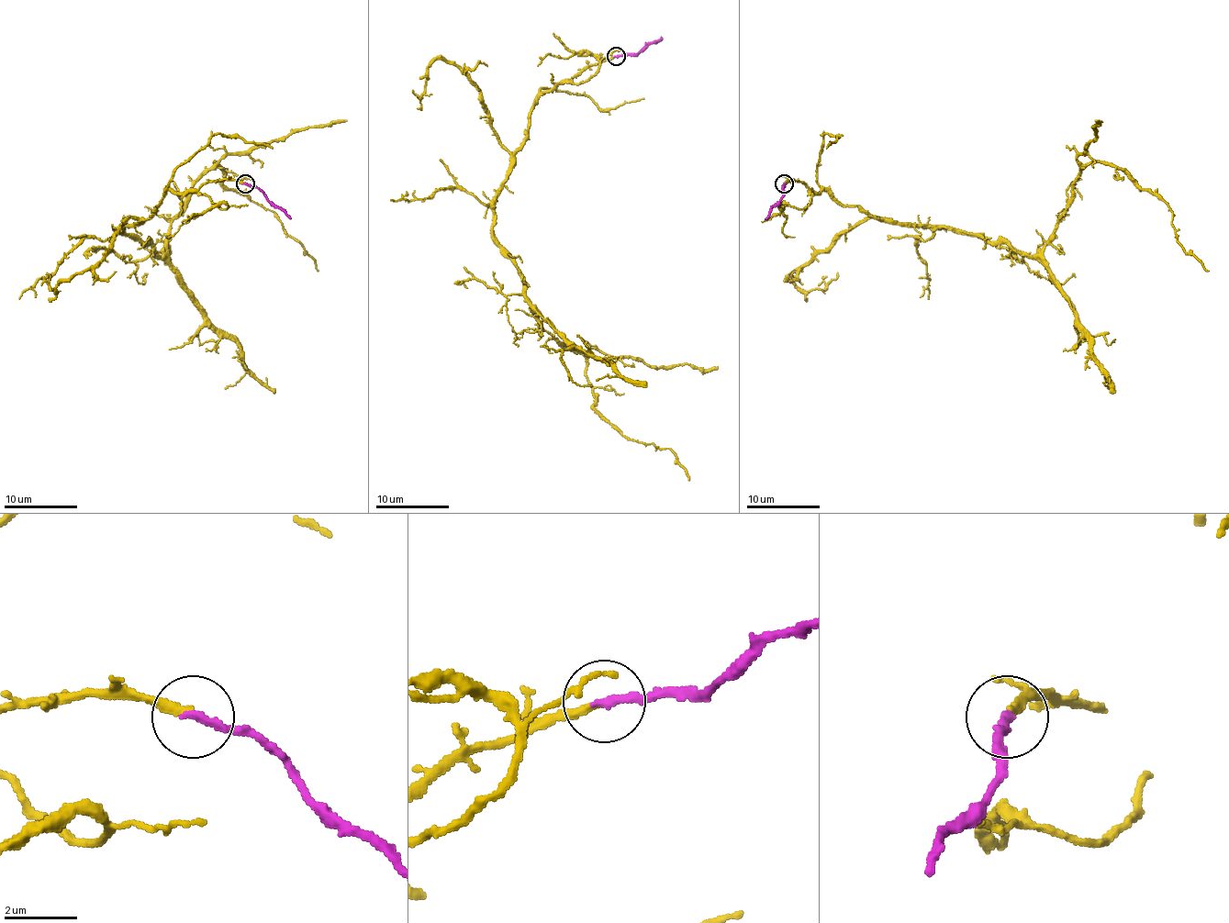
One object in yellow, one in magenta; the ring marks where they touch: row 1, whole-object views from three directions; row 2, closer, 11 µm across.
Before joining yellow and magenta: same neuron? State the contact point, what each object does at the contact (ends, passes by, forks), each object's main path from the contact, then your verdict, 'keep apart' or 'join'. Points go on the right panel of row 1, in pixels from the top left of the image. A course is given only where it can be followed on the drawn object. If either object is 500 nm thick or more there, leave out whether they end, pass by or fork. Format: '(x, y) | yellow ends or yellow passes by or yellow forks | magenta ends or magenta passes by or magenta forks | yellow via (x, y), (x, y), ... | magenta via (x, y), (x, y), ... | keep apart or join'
(784, 183) | yellow ends | magenta ends | yellow via (785, 183), (1035, 255), (1079, 172), (1106, 161), (1165, 204), (1176, 240), (1209, 271) | magenta via (785, 183), (783, 196), (765, 218) | join

